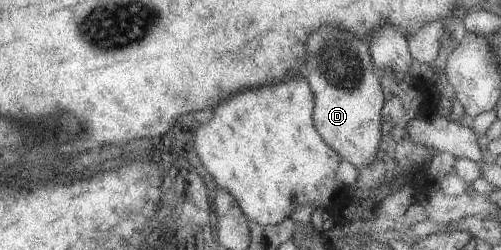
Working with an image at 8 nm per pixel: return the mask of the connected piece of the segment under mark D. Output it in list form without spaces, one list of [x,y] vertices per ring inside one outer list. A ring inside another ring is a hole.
[[[321,27],[313,35],[309,35],[303,61],[303,74],[314,97],[312,120],[317,133],[342,160],[348,161],[357,169],[368,166],[375,159],[382,136],[380,123],[384,95],[368,44],[367,41],[357,39],[354,35],[339,31],[335,27]]]

